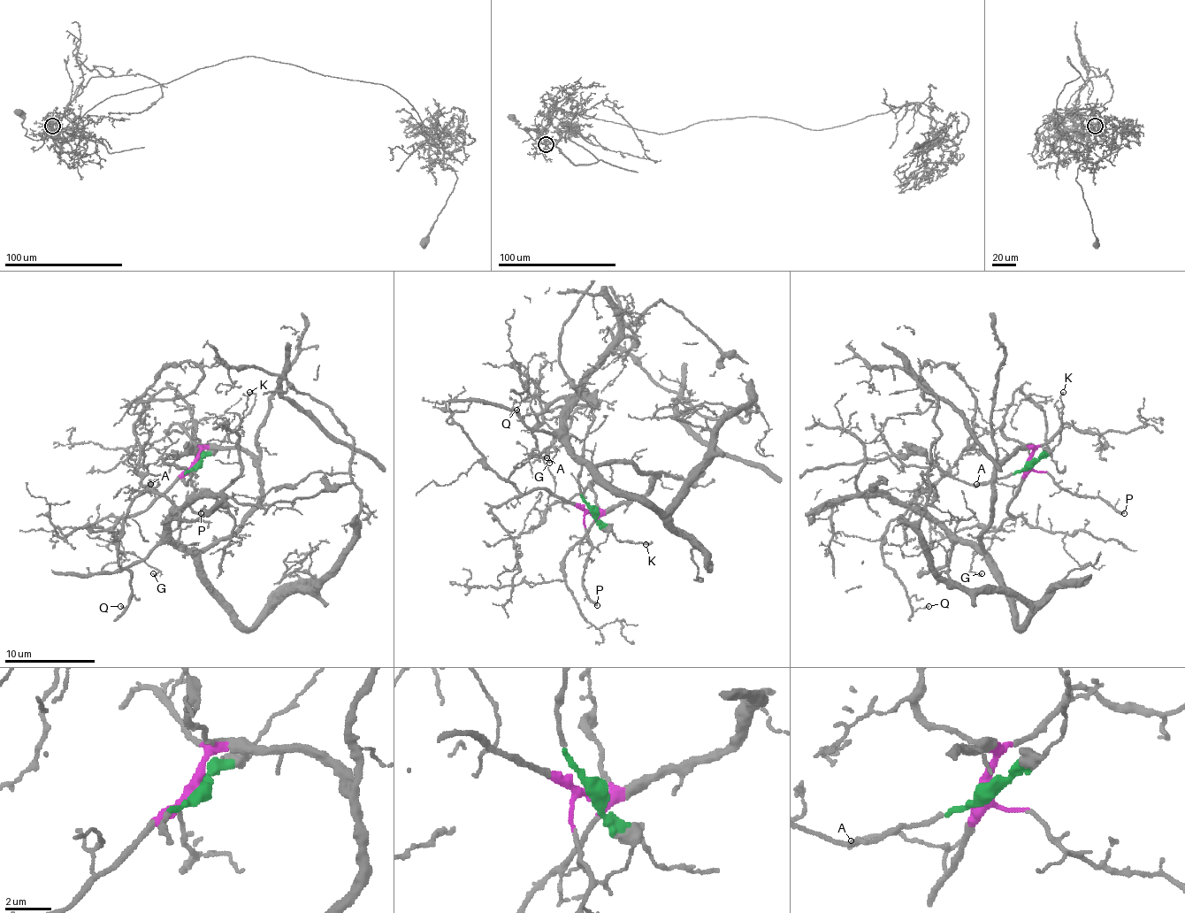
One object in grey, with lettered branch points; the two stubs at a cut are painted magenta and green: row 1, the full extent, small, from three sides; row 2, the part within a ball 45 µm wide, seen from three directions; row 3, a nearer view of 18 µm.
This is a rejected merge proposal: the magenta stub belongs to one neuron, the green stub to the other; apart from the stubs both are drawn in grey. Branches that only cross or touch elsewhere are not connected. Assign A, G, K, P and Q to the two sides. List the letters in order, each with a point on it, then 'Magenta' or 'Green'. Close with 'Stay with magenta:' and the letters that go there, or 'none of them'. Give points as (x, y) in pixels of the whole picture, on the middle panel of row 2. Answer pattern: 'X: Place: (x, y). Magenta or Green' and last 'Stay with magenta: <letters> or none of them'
A: Place: (546, 457). Magenta
G: Place: (549, 463). Magenta
K: Place: (646, 544). Green
P: Place: (597, 605). Magenta
Q: Place: (516, 410). Magenta
Stay with magenta: A, G, P, Q

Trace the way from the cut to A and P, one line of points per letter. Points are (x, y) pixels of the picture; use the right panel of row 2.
A: (1029, 464), (1029, 471), (1016, 495), (1012, 487), (993, 479), (975, 484)
P: (1029, 464), (1036, 471), (1045, 471), (1064, 488), (1089, 498), (1106, 500), (1125, 514)

